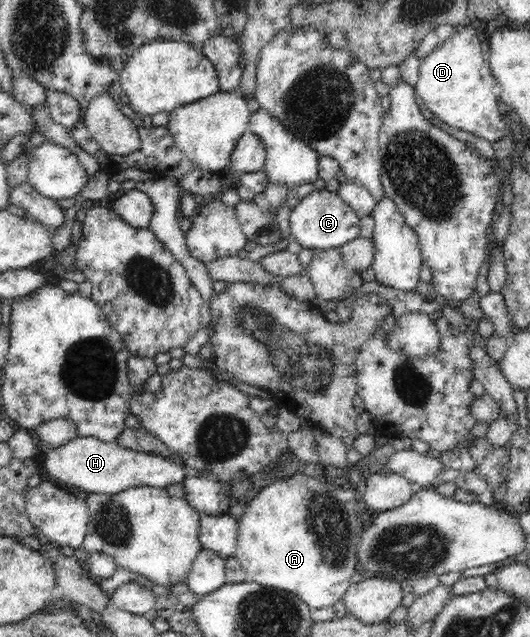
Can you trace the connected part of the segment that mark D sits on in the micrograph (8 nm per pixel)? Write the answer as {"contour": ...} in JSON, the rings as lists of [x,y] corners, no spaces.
{"contour":[[[465,23],[458,26],[447,41],[420,60],[415,88],[417,97],[421,97],[424,107],[435,118],[449,127],[457,127],[493,143],[508,135],[509,129],[499,110],[501,101],[493,93],[493,74],[489,62],[483,59],[483,53],[475,25]]]}

